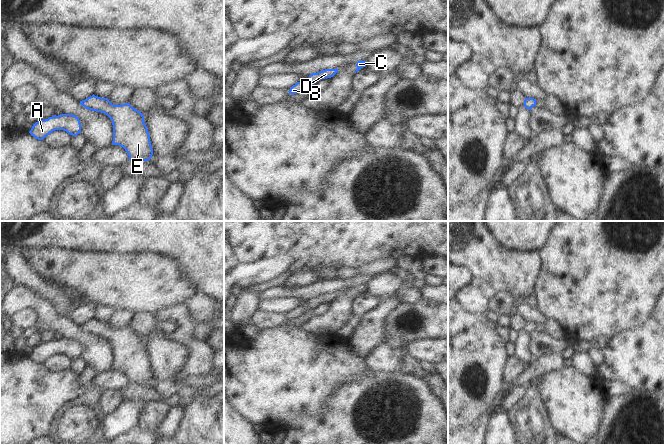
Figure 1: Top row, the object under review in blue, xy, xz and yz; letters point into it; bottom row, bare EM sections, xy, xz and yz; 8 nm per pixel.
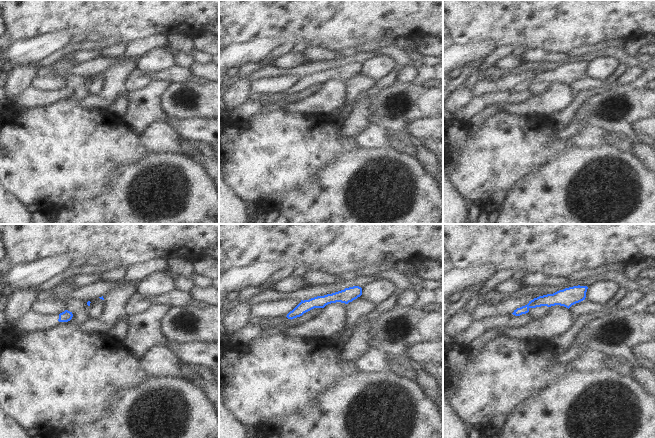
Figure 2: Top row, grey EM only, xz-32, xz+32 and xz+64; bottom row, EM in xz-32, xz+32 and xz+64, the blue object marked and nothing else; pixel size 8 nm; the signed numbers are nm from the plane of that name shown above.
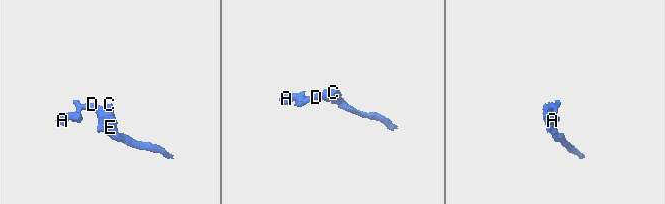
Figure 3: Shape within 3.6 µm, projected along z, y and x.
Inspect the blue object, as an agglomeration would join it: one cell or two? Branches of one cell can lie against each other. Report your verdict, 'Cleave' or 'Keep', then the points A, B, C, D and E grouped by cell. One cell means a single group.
Keep. Groups: A B C D E.

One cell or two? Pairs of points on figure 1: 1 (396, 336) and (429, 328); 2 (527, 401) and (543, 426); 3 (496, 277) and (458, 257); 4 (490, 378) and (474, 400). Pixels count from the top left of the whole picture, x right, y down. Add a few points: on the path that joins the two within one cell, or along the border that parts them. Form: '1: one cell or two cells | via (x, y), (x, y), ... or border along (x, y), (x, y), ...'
1: one cell | via (404, 333), (415, 333), (421, 328)
2: one cell | via (531, 407), (532, 415), (537, 420)
3: one cell | via (487, 268), (476, 257), (467, 257)
4: one cell | via (486, 384), (485, 392), (480, 396)

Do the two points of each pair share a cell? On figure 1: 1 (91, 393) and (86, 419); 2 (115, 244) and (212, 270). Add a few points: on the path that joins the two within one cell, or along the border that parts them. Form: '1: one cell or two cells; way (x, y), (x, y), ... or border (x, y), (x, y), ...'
1: one cell; way (89, 399), (86, 405), (86, 413)
2: one cell; way (139, 241), (183, 241), (188, 246)

